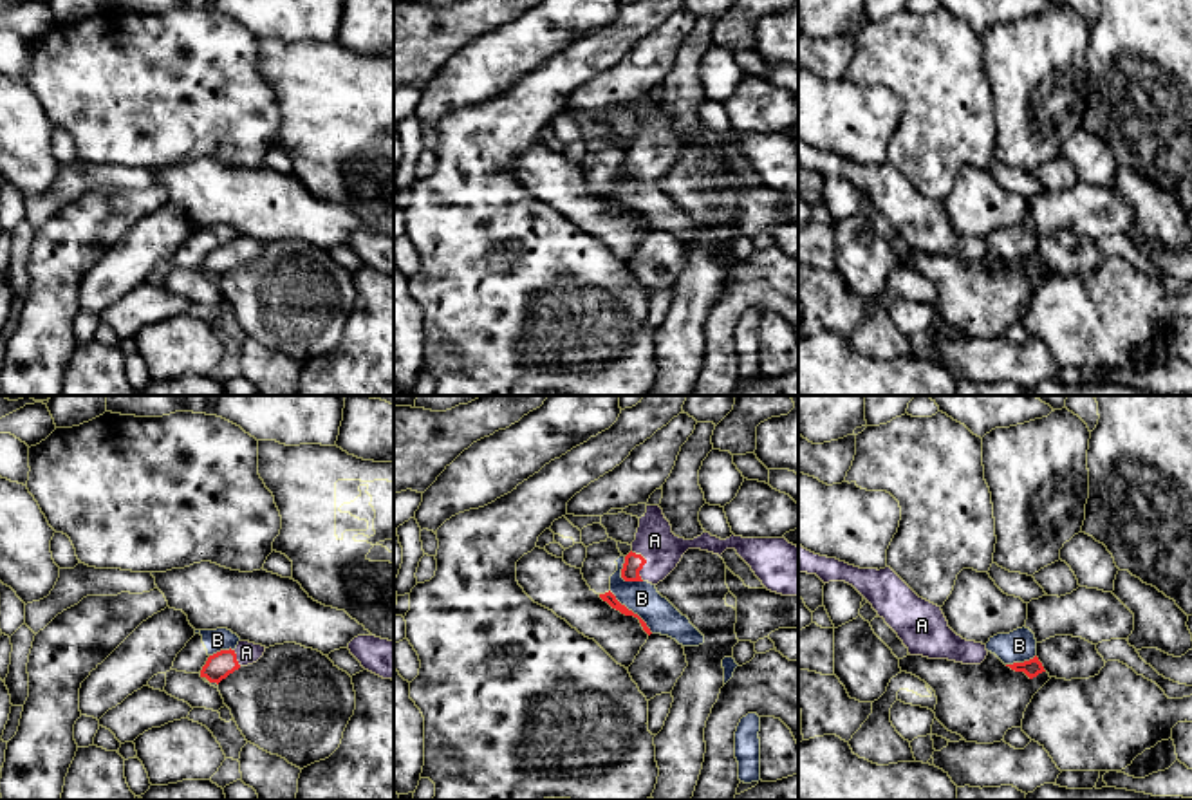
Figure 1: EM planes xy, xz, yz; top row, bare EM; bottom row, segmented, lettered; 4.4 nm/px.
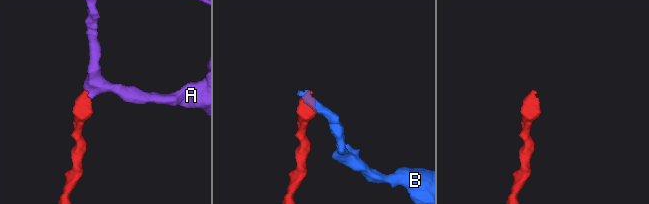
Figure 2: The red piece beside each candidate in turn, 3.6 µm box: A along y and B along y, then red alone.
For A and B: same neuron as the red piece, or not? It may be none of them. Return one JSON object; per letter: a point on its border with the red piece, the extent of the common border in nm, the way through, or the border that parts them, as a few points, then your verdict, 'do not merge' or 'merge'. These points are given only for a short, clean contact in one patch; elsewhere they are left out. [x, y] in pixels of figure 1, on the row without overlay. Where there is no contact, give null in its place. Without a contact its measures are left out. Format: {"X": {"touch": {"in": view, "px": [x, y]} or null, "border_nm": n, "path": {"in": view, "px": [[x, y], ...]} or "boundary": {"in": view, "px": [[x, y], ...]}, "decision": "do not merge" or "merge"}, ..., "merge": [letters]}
{"A": {"touch": {"in": "xz", "px": [645, 158]}, "border_nm": 150, "path": {"in": "xz", "px": [[634, 158], [645, 158], [654, 148], [654, 136]]}, "decision": "merge"}, "B": {"touch": {"in": "xz", "px": [631, 206]}, "border_nm": 280, "boundary": {"in": "xz", "px": [[609, 186], [652, 228]]}, "decision": "do not merge"}, "merge": ["A"]}

